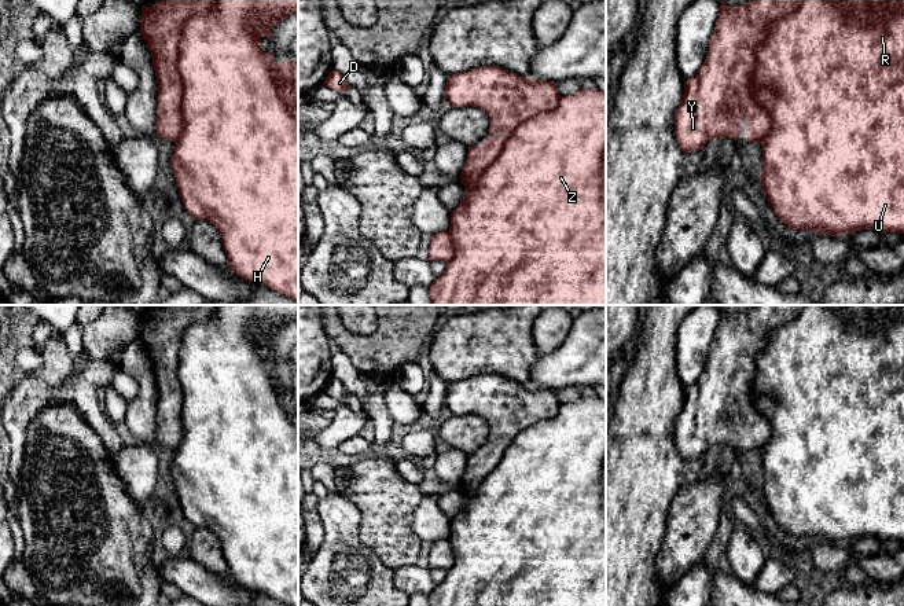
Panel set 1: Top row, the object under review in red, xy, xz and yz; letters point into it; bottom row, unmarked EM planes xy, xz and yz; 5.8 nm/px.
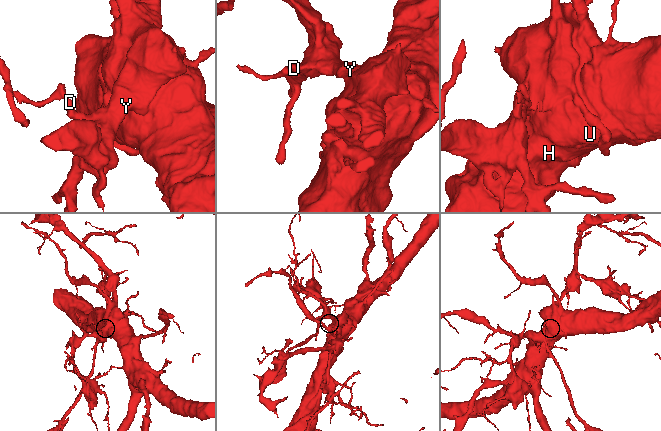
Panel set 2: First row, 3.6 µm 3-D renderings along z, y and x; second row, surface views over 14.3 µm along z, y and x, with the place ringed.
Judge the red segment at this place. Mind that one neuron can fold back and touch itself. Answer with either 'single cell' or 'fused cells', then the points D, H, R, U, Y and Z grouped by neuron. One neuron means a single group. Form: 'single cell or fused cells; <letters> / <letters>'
fused cells; D Y / H R U Z

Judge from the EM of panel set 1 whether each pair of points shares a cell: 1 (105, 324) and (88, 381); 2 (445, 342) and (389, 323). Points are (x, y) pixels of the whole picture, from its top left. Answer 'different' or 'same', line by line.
1: different
2: different

